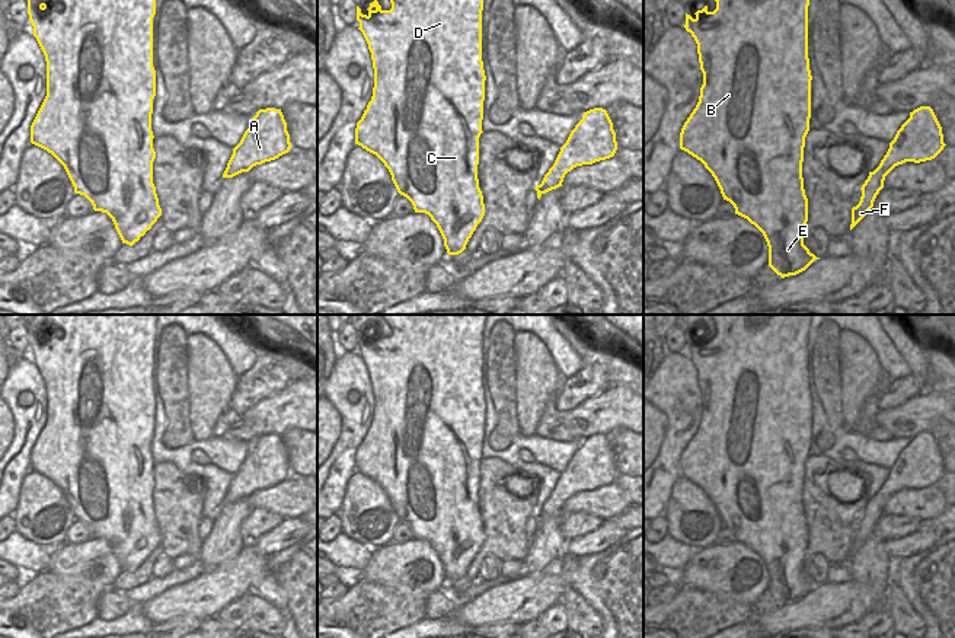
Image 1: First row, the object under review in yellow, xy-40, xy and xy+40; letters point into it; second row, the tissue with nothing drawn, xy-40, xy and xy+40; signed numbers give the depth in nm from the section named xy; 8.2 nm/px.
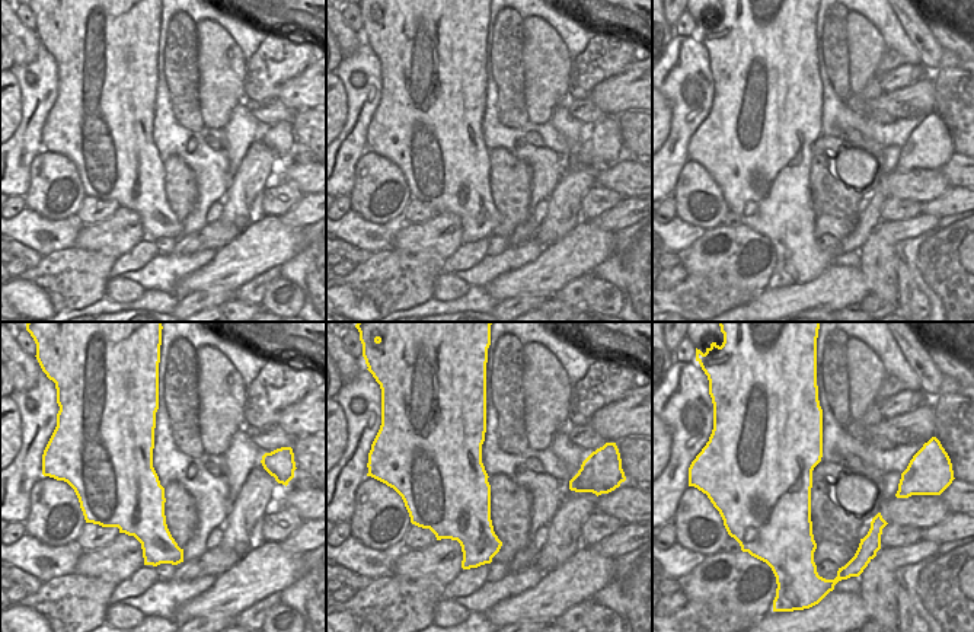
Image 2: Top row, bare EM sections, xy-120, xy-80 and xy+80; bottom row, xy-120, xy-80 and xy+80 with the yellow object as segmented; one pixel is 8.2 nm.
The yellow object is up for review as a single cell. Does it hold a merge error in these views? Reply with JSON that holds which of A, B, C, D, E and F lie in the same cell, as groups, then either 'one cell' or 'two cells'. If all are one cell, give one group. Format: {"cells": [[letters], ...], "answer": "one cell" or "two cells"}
{"cells": [["A", "B", "C", "D", "E", "F"]], "answer": "one cell"}

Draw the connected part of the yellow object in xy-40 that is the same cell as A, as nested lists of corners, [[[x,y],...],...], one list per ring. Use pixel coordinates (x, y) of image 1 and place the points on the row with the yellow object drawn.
[[[259,109],[240,143],[233,149],[223,178],[249,172],[253,166],[278,159],[291,149],[281,109]]]

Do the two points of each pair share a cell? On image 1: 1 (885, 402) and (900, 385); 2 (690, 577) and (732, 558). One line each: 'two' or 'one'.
1: one
2: one

